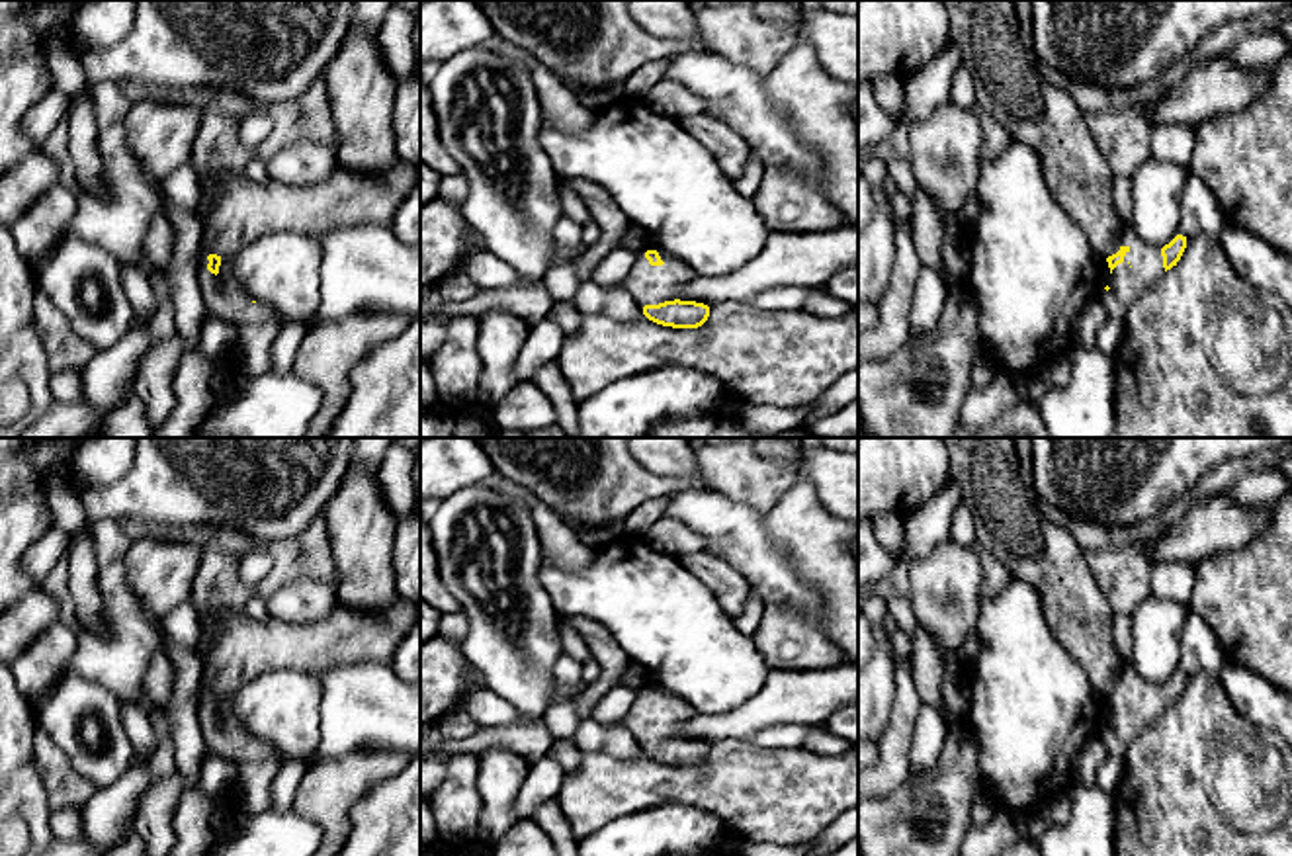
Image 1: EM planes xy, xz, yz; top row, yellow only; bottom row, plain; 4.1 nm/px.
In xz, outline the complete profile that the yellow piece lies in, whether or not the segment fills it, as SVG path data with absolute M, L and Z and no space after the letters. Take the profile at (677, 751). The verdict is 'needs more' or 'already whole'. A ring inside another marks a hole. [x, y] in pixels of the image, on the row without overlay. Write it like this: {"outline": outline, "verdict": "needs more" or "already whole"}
{"outline": "M645 686L637 690L637 696L625 717L620 719L618 723L610 723L610 727L622 725L629 729L631 735L637 739L637 743L643 747L643 752L657 762L672 764L672 766L698 766L708 758L710 745L696 739L680 739L676 735L678 727L684 721L692 719L694 715L696 709L676 694L665 688L657 690Z", "verdict": "needs more"}

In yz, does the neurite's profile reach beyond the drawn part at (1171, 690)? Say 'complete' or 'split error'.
split error

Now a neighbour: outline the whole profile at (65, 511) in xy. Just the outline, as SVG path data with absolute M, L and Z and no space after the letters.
M53 471L43 477L43 496L43 508L49 512L51 526L66 537L90 530L86 512L63 473Z

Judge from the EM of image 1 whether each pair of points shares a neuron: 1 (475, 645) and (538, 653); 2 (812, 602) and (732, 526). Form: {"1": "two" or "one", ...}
{"1": "one", "2": "one"}

